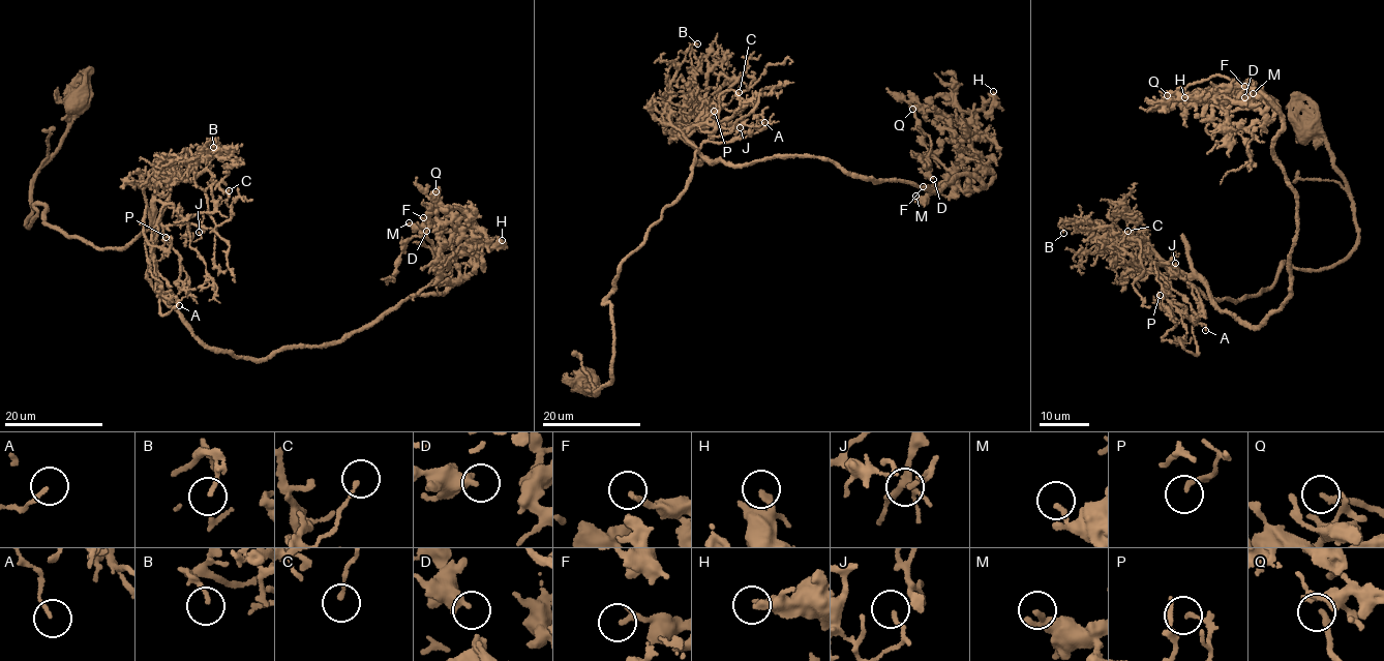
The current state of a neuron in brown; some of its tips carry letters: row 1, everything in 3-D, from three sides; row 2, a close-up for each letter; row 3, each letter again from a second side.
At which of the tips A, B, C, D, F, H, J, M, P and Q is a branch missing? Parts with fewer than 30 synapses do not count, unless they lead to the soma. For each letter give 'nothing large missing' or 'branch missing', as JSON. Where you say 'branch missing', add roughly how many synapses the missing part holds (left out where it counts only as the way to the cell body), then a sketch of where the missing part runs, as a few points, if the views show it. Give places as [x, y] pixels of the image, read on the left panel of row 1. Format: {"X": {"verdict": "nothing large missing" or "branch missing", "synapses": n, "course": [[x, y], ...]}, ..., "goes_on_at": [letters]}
{"A": {"verdict": "nothing large missing"}, "B": {"verdict": "nothing large missing"}, "C": {"verdict": "nothing large missing"}, "D": {"verdict": "nothing large missing"}, "F": {"verdict": "nothing large missing"}, "H": {"verdict": "nothing large missing"}, "J": {"verdict": "nothing large missing"}, "M": {"verdict": "nothing large missing"}, "P": {"verdict": "nothing large missing"}, "Q": {"verdict": "nothing large missing"}, "goes_on_at": []}

